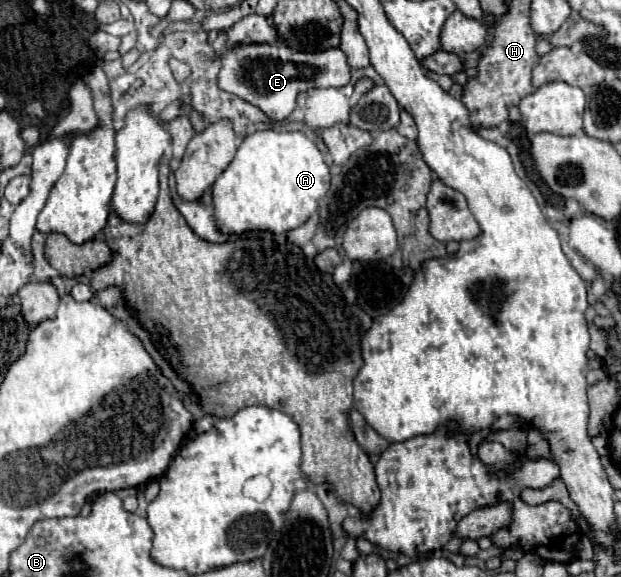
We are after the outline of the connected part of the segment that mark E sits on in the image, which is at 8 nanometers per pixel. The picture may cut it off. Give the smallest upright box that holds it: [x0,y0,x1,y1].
[219,45,351,121]

